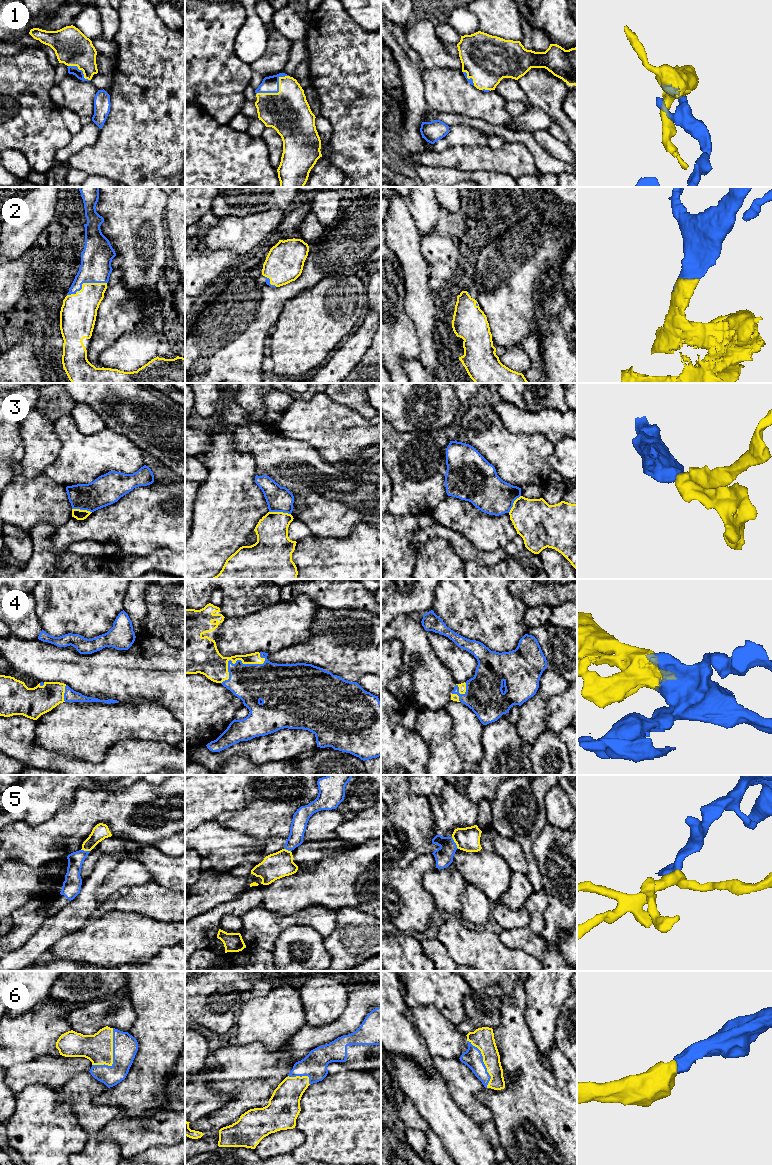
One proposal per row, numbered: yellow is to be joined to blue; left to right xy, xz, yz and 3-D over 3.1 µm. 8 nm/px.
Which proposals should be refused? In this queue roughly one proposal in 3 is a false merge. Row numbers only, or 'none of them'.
3

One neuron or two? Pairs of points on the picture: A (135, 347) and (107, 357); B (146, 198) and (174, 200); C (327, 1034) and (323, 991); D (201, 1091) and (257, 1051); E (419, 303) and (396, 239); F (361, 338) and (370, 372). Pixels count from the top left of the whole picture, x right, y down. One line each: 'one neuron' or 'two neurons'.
A: one neuron
B: two neurons
C: two neurons
D: two neurons
E: one neuron
F: two neurons

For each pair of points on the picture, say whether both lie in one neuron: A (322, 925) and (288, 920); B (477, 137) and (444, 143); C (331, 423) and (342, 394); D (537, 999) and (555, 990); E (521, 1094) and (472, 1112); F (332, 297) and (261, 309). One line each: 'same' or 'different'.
A: same
B: same
C: different
D: same
E: different
F: different

